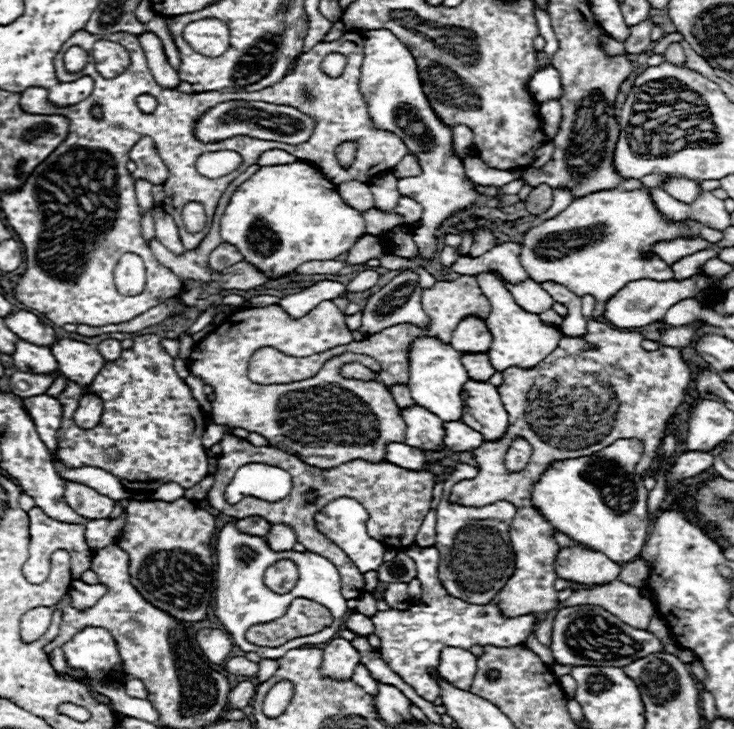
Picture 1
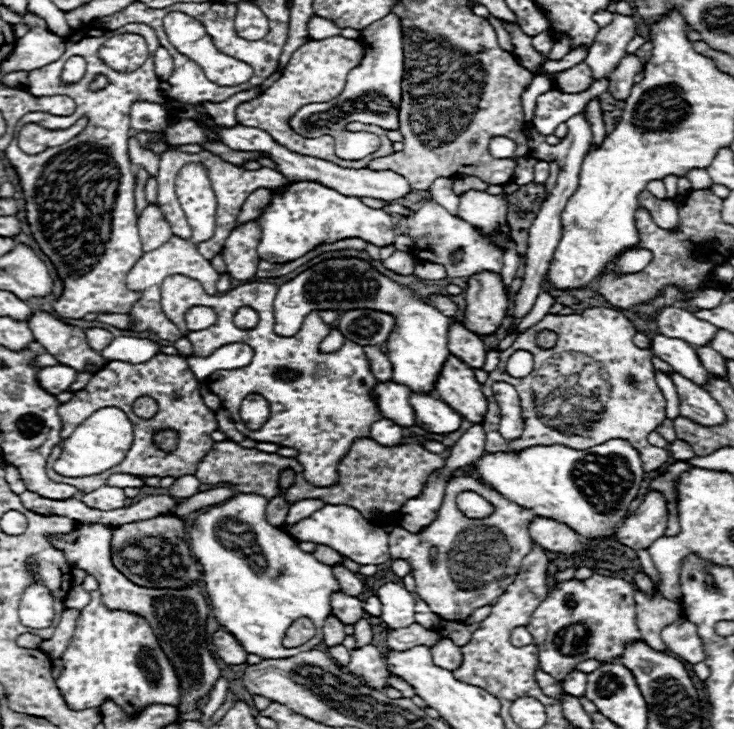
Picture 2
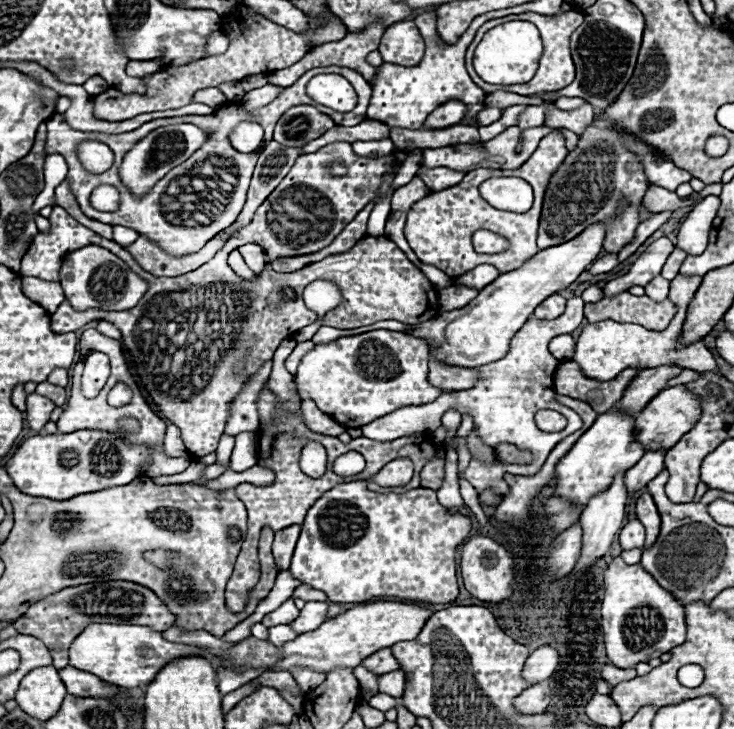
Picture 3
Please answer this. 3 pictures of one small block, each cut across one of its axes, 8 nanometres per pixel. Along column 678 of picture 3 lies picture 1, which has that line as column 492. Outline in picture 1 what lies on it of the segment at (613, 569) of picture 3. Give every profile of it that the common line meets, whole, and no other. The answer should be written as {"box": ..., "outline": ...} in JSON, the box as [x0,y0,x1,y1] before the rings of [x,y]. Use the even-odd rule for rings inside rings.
{"box":[372,542,534,702],"outline":[[[416,542],[404,548],[404,554],[408,554],[418,568],[418,578],[422,580],[422,604],[410,606],[408,612],[394,612],[384,610],[376,612],[372,616],[374,620],[374,634],[380,638],[380,656],[382,660],[406,682],[410,684],[418,696],[422,696],[428,702],[434,702],[440,694],[438,682],[428,674],[428,668],[438,668],[440,662],[440,650],[446,646],[460,646],[470,648],[474,644],[478,646],[500,646],[510,648],[524,642],[524,638],[530,634],[534,626],[534,616],[518,616],[518,618],[504,618],[494,602],[486,606],[468,604],[454,596],[448,596],[444,592],[440,580],[438,580],[438,550],[434,546],[420,548]]]}

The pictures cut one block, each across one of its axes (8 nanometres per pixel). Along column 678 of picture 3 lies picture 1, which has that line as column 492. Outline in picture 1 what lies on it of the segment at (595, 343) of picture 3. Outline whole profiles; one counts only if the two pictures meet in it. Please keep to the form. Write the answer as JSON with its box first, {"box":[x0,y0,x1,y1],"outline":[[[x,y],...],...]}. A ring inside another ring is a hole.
{"box":[474,272,562,372],"outline":[[[484,272],[484,274],[476,274],[474,278],[478,280],[478,286],[482,288],[482,292],[486,294],[486,298],[490,300],[490,306],[492,306],[490,316],[488,316],[488,328],[494,336],[494,344],[488,350],[488,358],[490,358],[490,364],[498,372],[502,372],[510,366],[532,368],[534,364],[544,360],[558,346],[562,332],[554,326],[546,326],[538,314],[518,308],[516,300],[506,292],[506,288],[502,288],[502,284],[496,276]]]}

